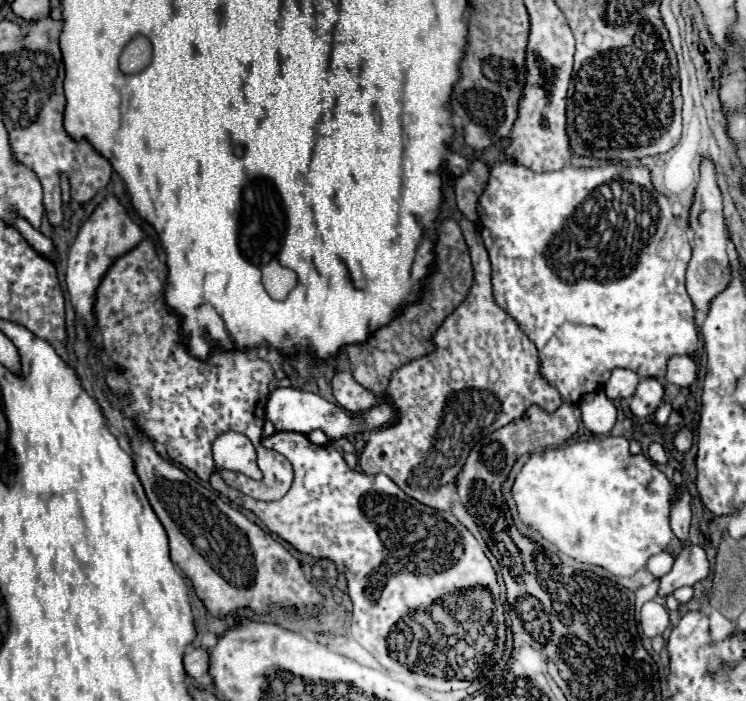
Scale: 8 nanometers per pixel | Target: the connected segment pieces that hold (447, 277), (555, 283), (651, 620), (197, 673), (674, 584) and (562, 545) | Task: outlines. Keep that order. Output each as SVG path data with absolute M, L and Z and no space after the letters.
M444 220L442 226L438 228L434 272L428 278L428 284L420 296L420 302L414 302L412 306L408 306L404 314L400 314L392 324L376 330L376 334L366 344L346 346L346 354L352 362L352 374L356 382L374 394L384 394L394 370L434 350L432 338L436 330L442 326L444 318L452 314L460 306L460 302L468 296L472 282L474 282L474 270L472 270L470 252L464 242L462 230L458 222Z
M496 162L490 172L488 188L480 198L480 234L492 262L492 288L496 302L518 322L524 334L536 344L542 362L542 374L562 394L564 402L576 404L582 394L600 390L614 368L634 370L640 378L666 378L666 362L672 356L694 356L698 350L698 332L694 324L694 306L684 286L686 266L692 256L692 246L686 232L676 226L670 200L656 192L646 166L624 166L608 164L598 168L574 168L566 166L558 172L532 172L530 168L516 162Z
M652 600L652 602L646 602L644 606L642 606L642 614L640 614L640 626L642 626L642 632L652 640L654 636L658 636L658 634L662 634L664 630L666 630L666 626L668 626L668 610L660 604L660 602L656 602L656 600Z
M190 648L184 656L184 666L190 678L200 678L204 674L208 674L208 666L210 666L210 656L208 650L204 648Z
M684 544L682 552L674 560L672 570L660 578L658 596L666 598L668 594L672 594L682 586L694 586L696 582L704 580L708 572L710 572L710 566L708 566L706 552L696 544Z
M594 438L570 446L532 454L514 482L514 500L524 522L534 526L546 540L582 564L596 564L616 576L632 576L642 570L650 556L672 542L668 510L672 500L670 480L644 454L632 456L626 438Z

